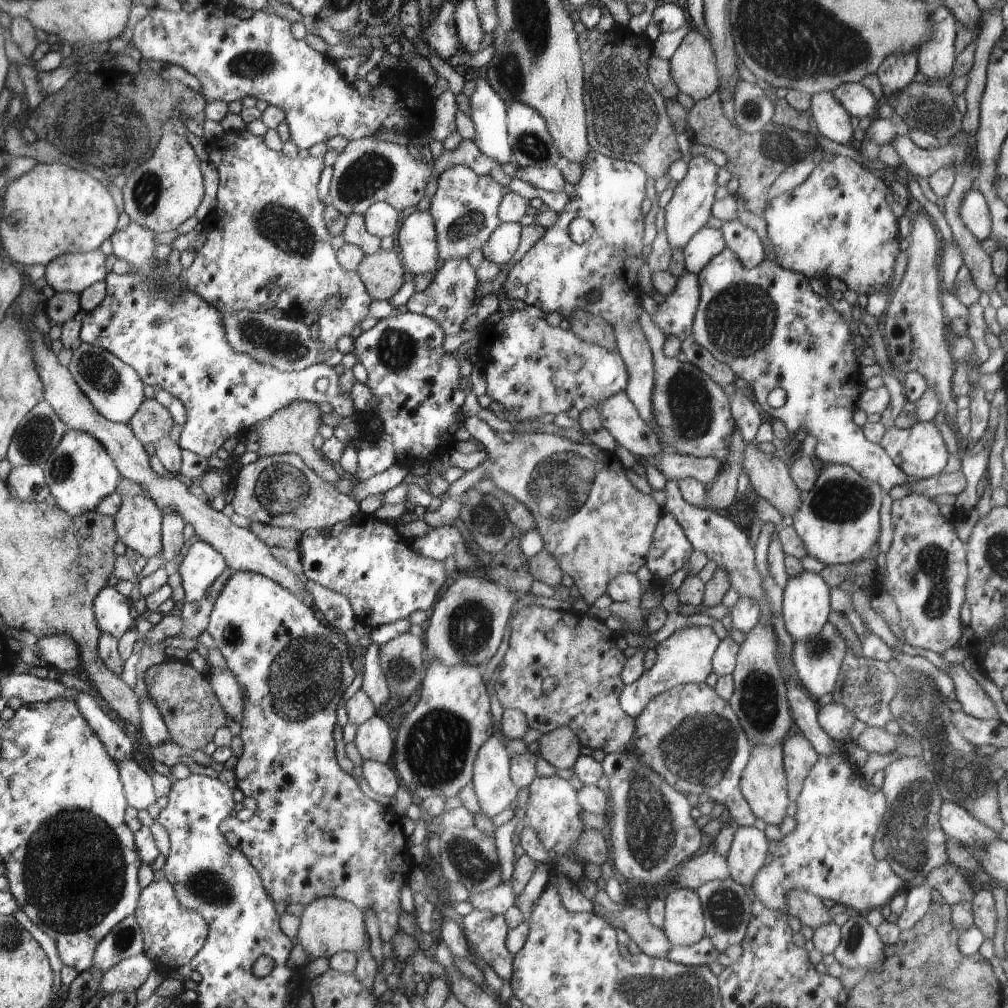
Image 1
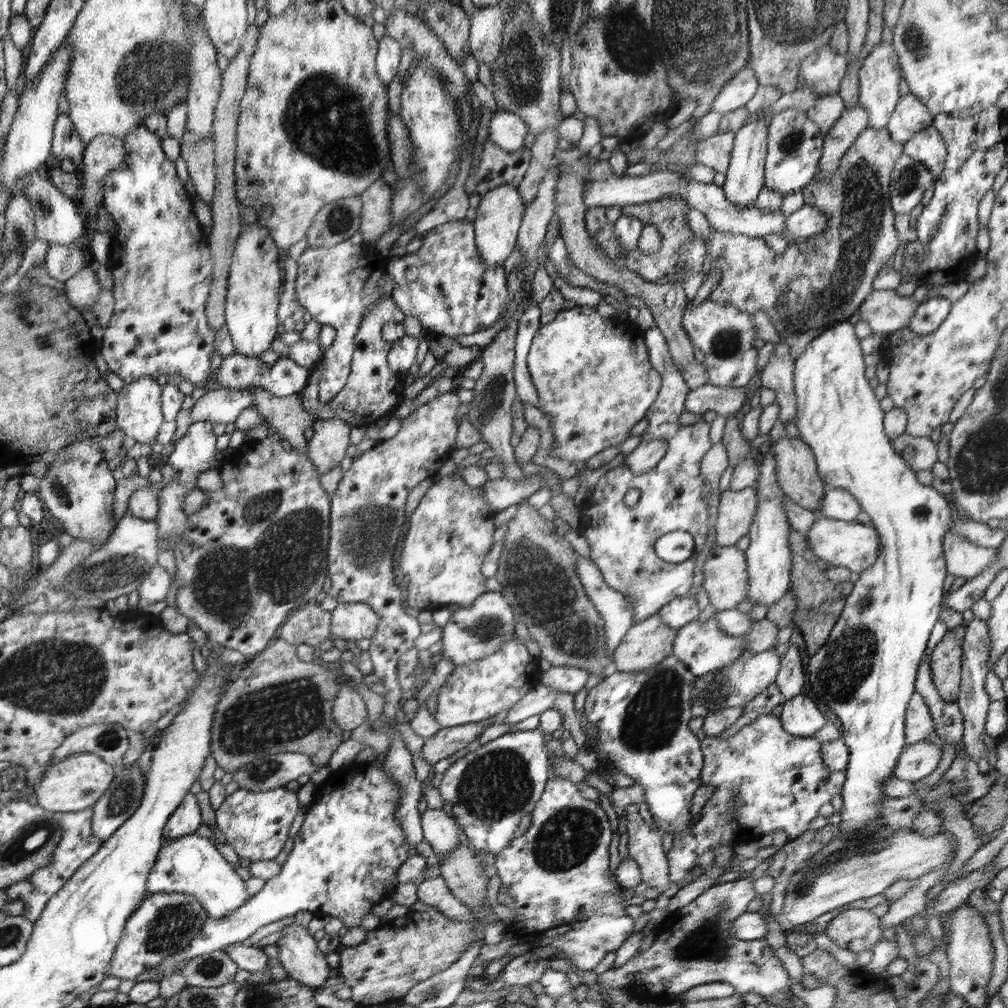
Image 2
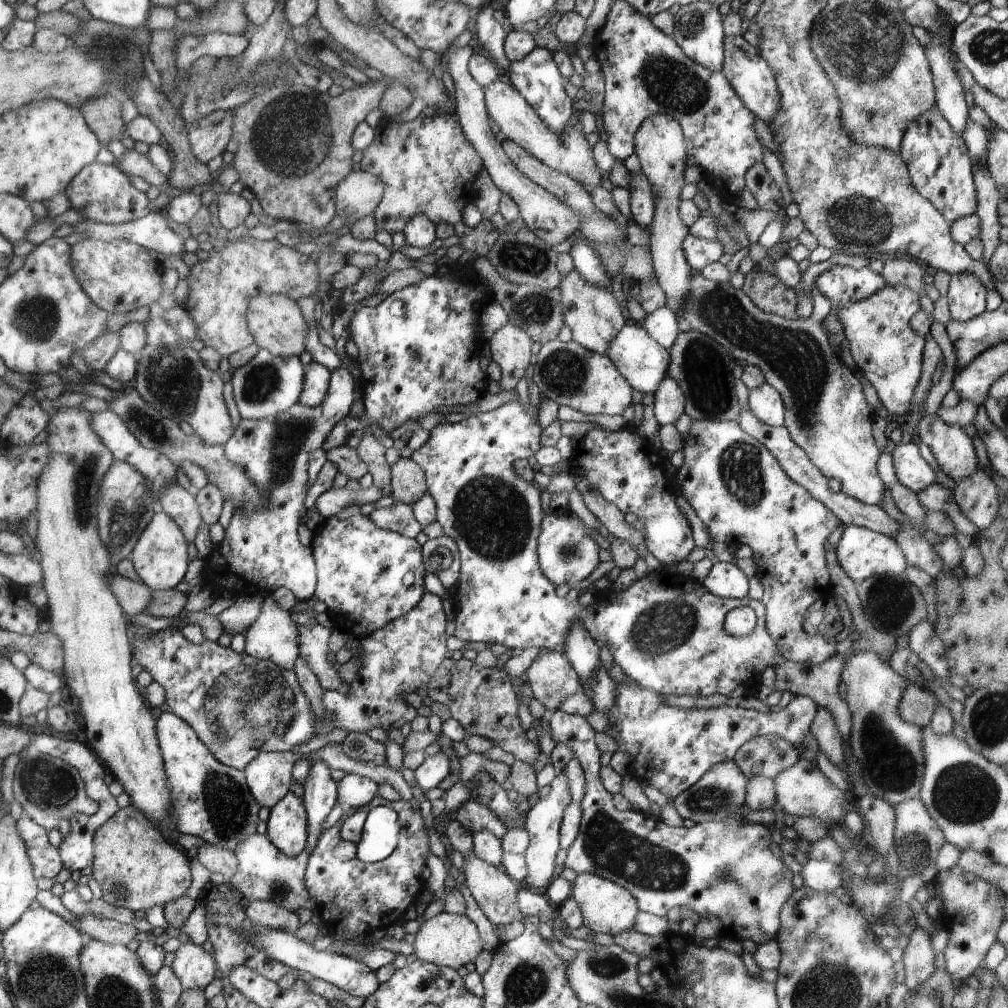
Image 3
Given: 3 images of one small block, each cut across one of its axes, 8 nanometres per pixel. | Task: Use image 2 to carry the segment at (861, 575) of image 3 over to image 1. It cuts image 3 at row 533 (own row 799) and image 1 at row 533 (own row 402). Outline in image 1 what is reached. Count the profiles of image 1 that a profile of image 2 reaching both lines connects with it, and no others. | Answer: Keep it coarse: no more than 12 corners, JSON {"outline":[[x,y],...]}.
{"outline":[[830,464],[793,528],[825,565],[869,556],[886,493]]}

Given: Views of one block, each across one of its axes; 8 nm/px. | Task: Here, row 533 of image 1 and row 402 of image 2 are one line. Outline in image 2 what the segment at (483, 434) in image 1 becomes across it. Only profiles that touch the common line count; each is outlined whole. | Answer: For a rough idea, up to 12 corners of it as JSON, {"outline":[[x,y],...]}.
{"outline":[[596,307],[541,326],[527,368],[548,456],[630,437],[663,387],[645,331]]}

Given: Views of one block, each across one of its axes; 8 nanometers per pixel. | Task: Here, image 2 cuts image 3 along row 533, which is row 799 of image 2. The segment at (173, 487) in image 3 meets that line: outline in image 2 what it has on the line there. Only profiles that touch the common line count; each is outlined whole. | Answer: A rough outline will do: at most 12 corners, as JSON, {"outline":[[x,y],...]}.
{"outline":[[188,793],[164,829],[164,844],[202,826],[196,794]]}

